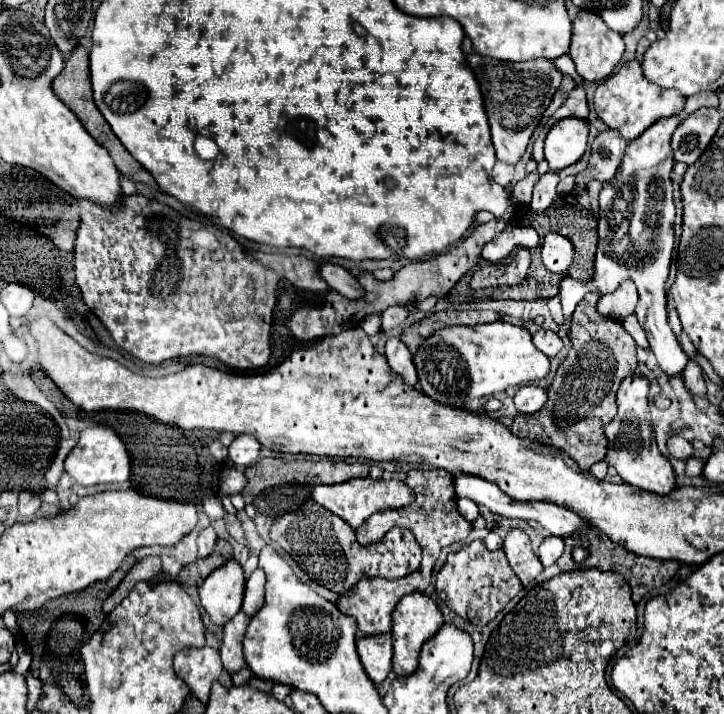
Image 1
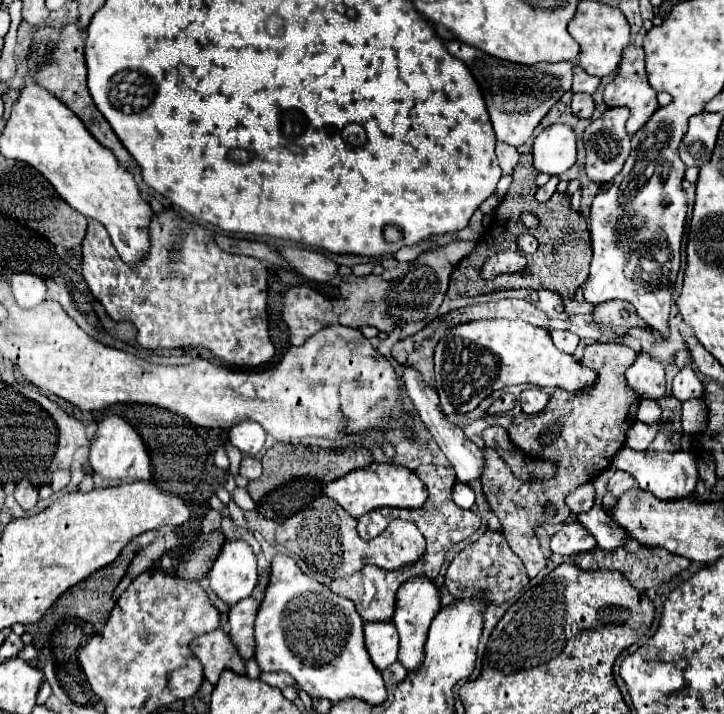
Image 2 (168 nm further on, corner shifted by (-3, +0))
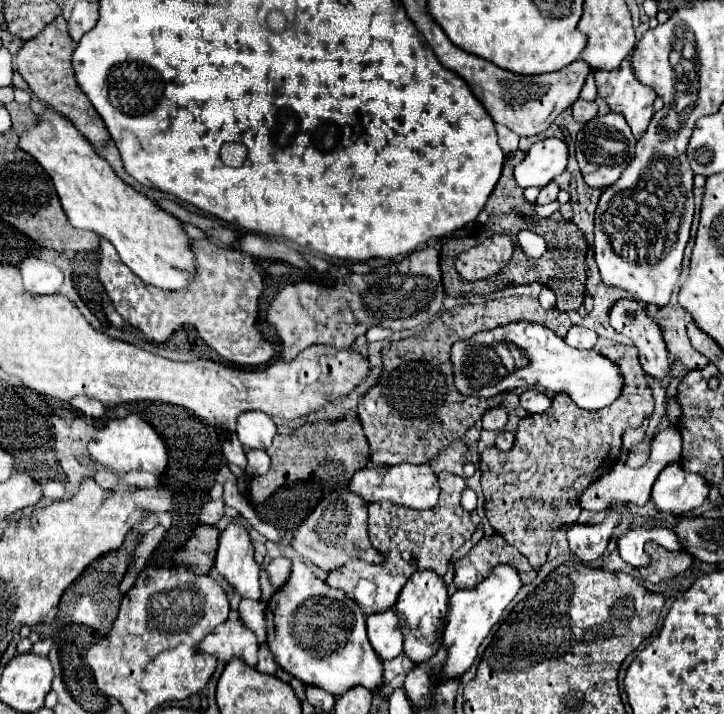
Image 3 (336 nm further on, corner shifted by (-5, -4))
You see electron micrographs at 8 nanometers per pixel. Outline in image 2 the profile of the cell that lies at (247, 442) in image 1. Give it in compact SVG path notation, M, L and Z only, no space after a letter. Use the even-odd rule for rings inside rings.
M240 422L230 430L230 442L244 454L244 456L256 456L264 448L266 432L256 422Z

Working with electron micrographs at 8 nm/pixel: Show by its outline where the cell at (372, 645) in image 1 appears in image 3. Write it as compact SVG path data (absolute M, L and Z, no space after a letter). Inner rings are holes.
M394 608L368 616L368 638L382 660L392 660L402 652L400 620Z

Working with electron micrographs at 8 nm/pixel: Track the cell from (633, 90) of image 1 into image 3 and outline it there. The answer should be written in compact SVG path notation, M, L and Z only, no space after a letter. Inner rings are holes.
M624 60L620 68L612 72L596 70L594 78L598 96L606 100L612 112L622 114L634 138L640 138L646 132L650 118L654 114L652 102L656 98L656 92L634 78L630 60Z

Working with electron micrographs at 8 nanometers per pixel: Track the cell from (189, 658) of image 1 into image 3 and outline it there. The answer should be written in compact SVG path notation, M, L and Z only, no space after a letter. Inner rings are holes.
M240 618L222 622L200 644L202 652L214 654L222 662L228 662L230 658L240 656L250 666L256 666L258 662L258 648L260 646L258 646L256 634L248 626L244 626Z

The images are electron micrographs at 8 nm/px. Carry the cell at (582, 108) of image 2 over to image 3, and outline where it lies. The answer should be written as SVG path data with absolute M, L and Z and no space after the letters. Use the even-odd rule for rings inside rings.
M576 100L574 106L572 106L572 114L574 114L574 120L586 124L590 122L598 112L598 106L596 102L586 102L586 100Z

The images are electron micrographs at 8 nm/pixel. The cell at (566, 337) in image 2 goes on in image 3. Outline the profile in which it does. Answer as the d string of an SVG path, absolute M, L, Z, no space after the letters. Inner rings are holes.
M572 326L564 340L572 348L594 348L594 344L598 340L598 334L594 330L582 328L582 326Z

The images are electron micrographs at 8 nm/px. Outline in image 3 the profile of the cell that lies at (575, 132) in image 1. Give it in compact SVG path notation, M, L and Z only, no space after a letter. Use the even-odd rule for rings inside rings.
M546 138L536 142L524 160L514 168L514 182L518 188L546 186L558 174L564 172L568 164L568 148L558 138Z

